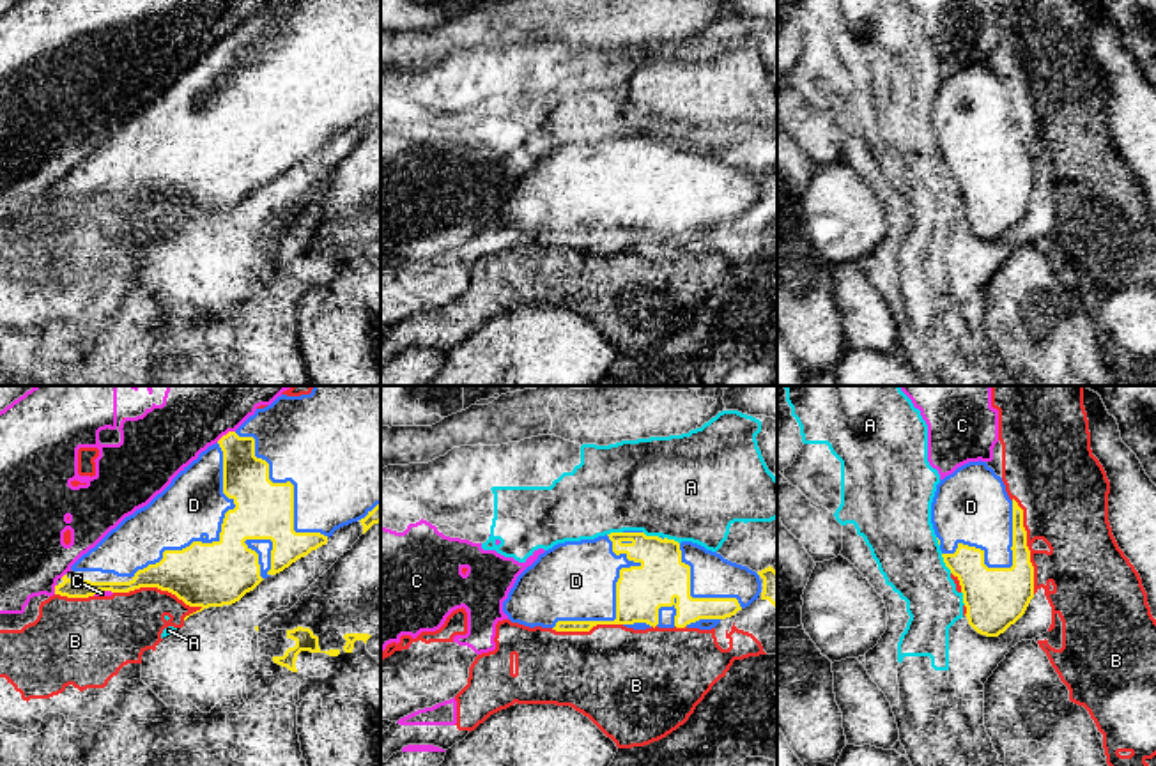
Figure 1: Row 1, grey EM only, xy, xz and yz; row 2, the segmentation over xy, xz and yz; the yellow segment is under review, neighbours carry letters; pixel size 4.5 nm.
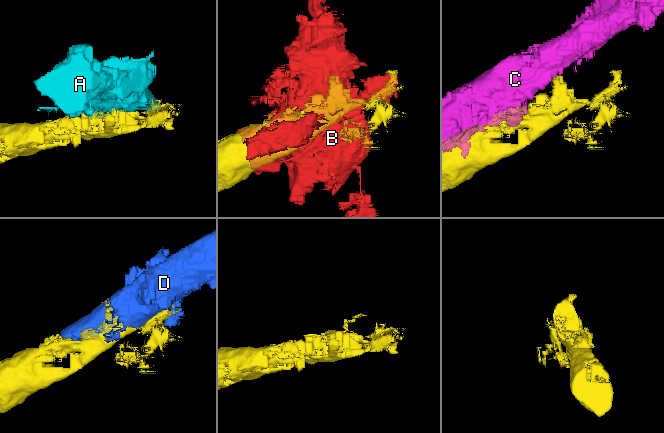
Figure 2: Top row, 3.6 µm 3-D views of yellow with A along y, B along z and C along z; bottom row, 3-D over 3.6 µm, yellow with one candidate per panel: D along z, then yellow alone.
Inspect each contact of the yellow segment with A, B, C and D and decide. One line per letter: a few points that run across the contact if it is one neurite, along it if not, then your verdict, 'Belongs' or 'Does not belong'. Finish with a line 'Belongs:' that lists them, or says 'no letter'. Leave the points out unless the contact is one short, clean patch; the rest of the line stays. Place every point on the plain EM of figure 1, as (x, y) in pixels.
A: Does not belong
B: Does not belong
C: Does not belong
D: Belongs
Belongs: D

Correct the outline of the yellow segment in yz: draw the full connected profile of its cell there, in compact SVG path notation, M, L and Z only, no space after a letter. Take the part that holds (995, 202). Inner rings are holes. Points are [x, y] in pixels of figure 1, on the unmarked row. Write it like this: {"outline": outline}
{"outline": "M968 65L940 83L931 127L951 177L959 184L968 228L998 241L1034 202L1034 170L1023 113L986 65Z"}

